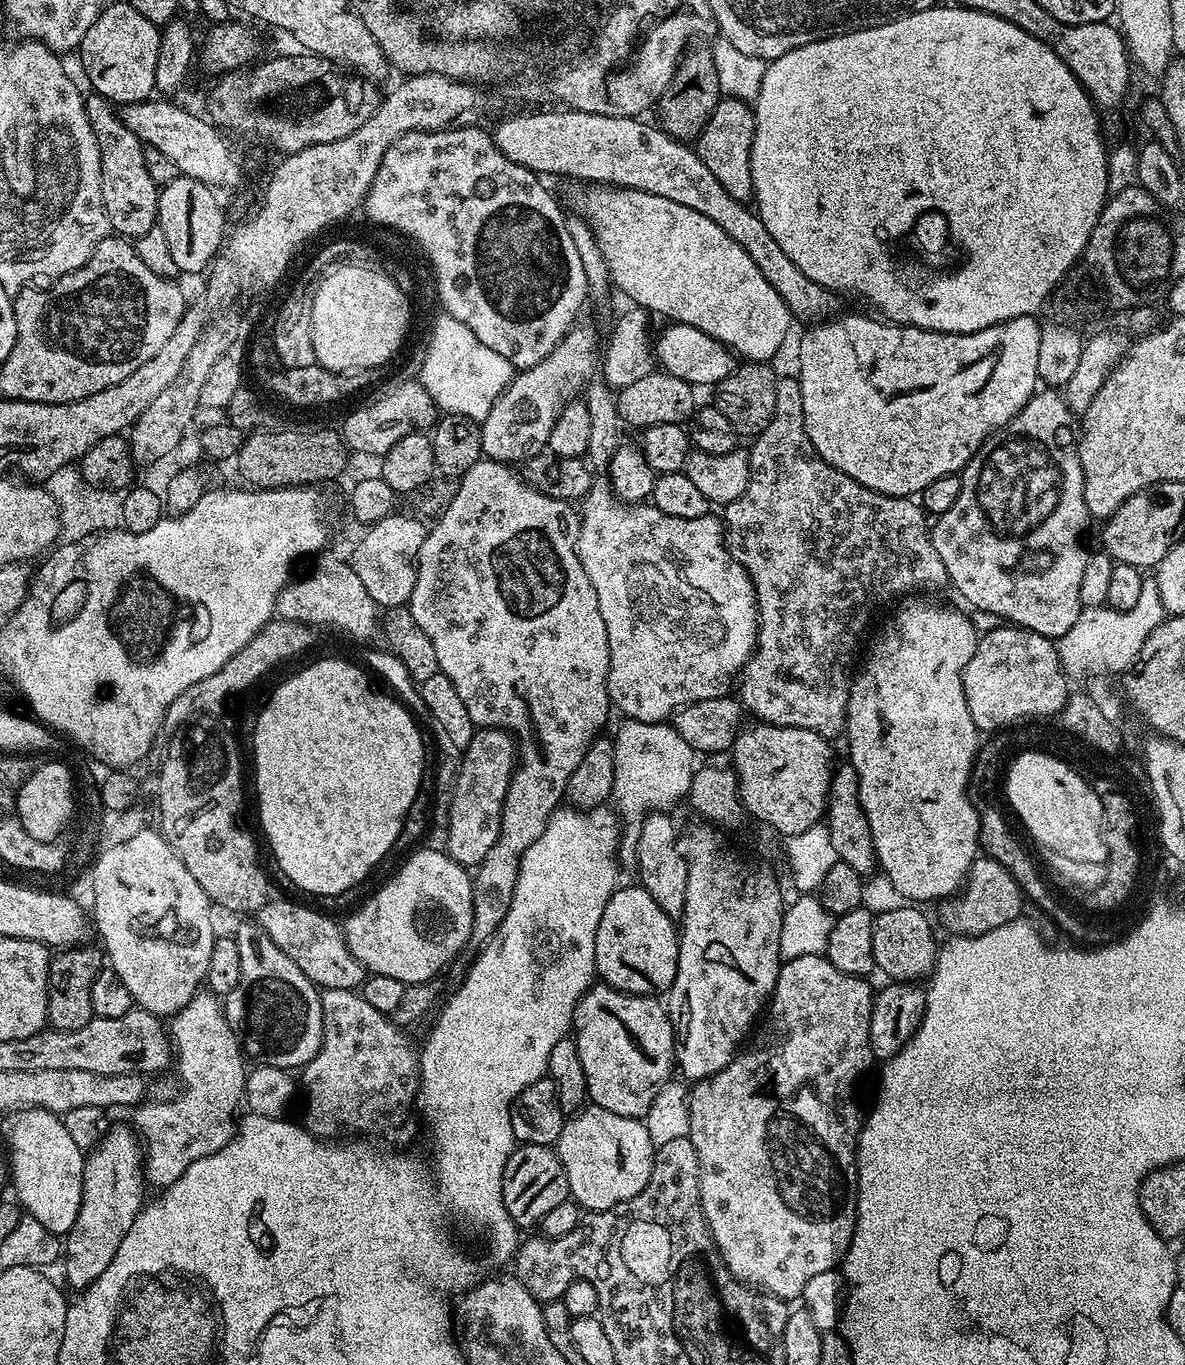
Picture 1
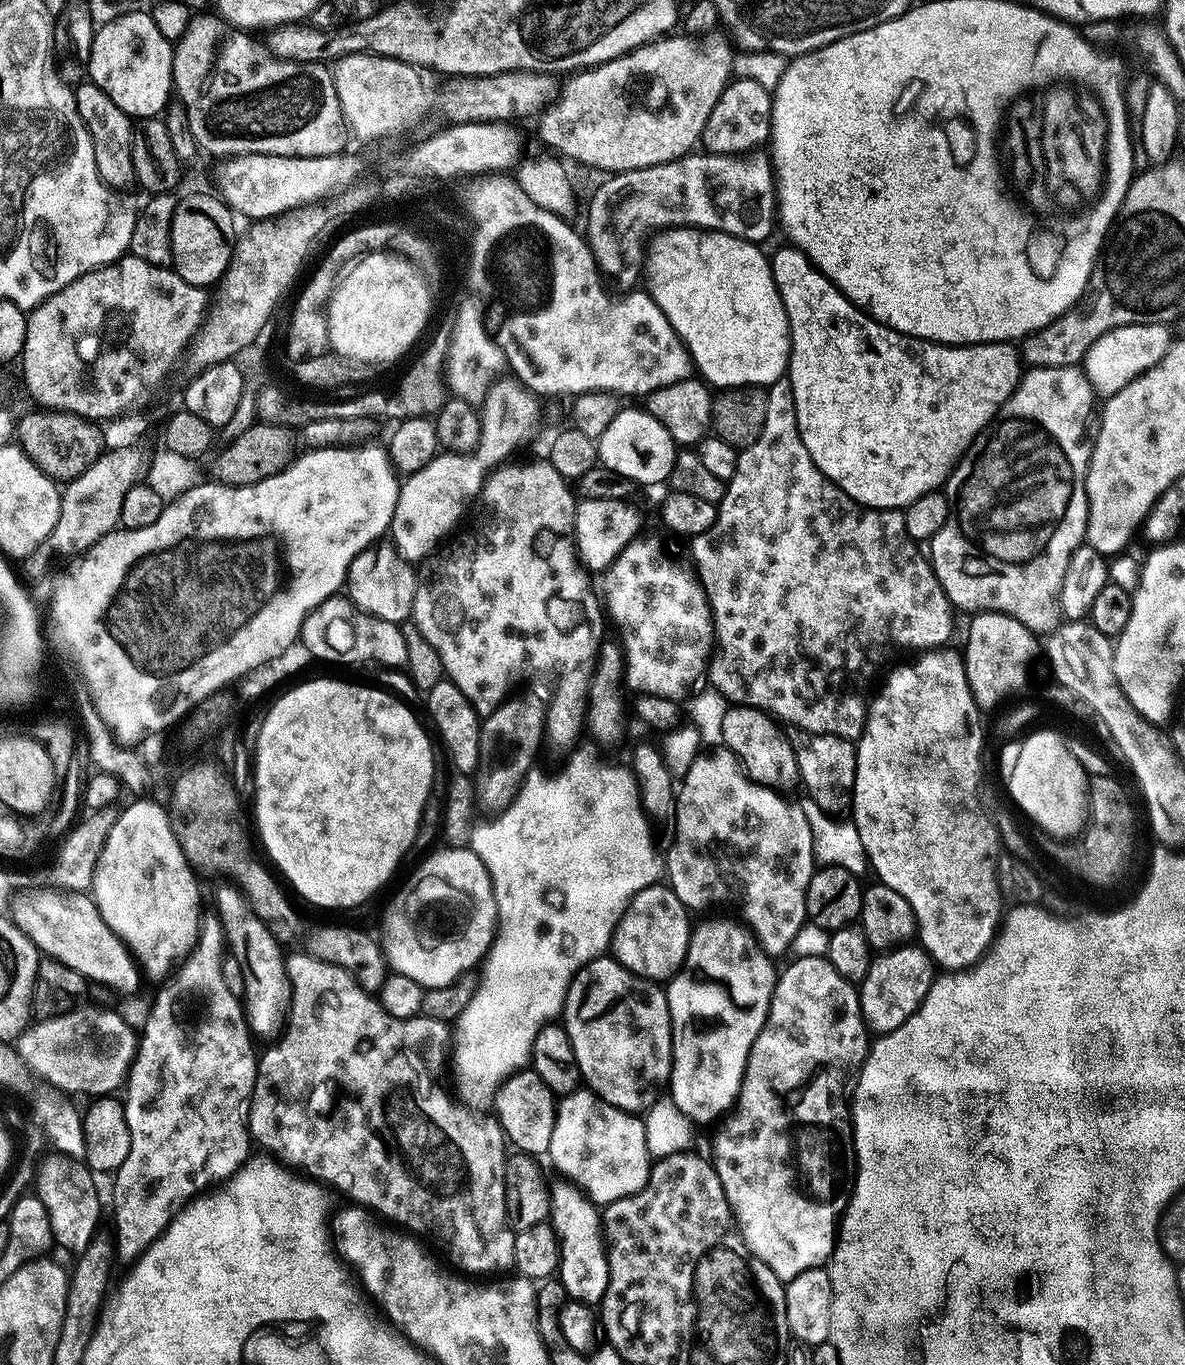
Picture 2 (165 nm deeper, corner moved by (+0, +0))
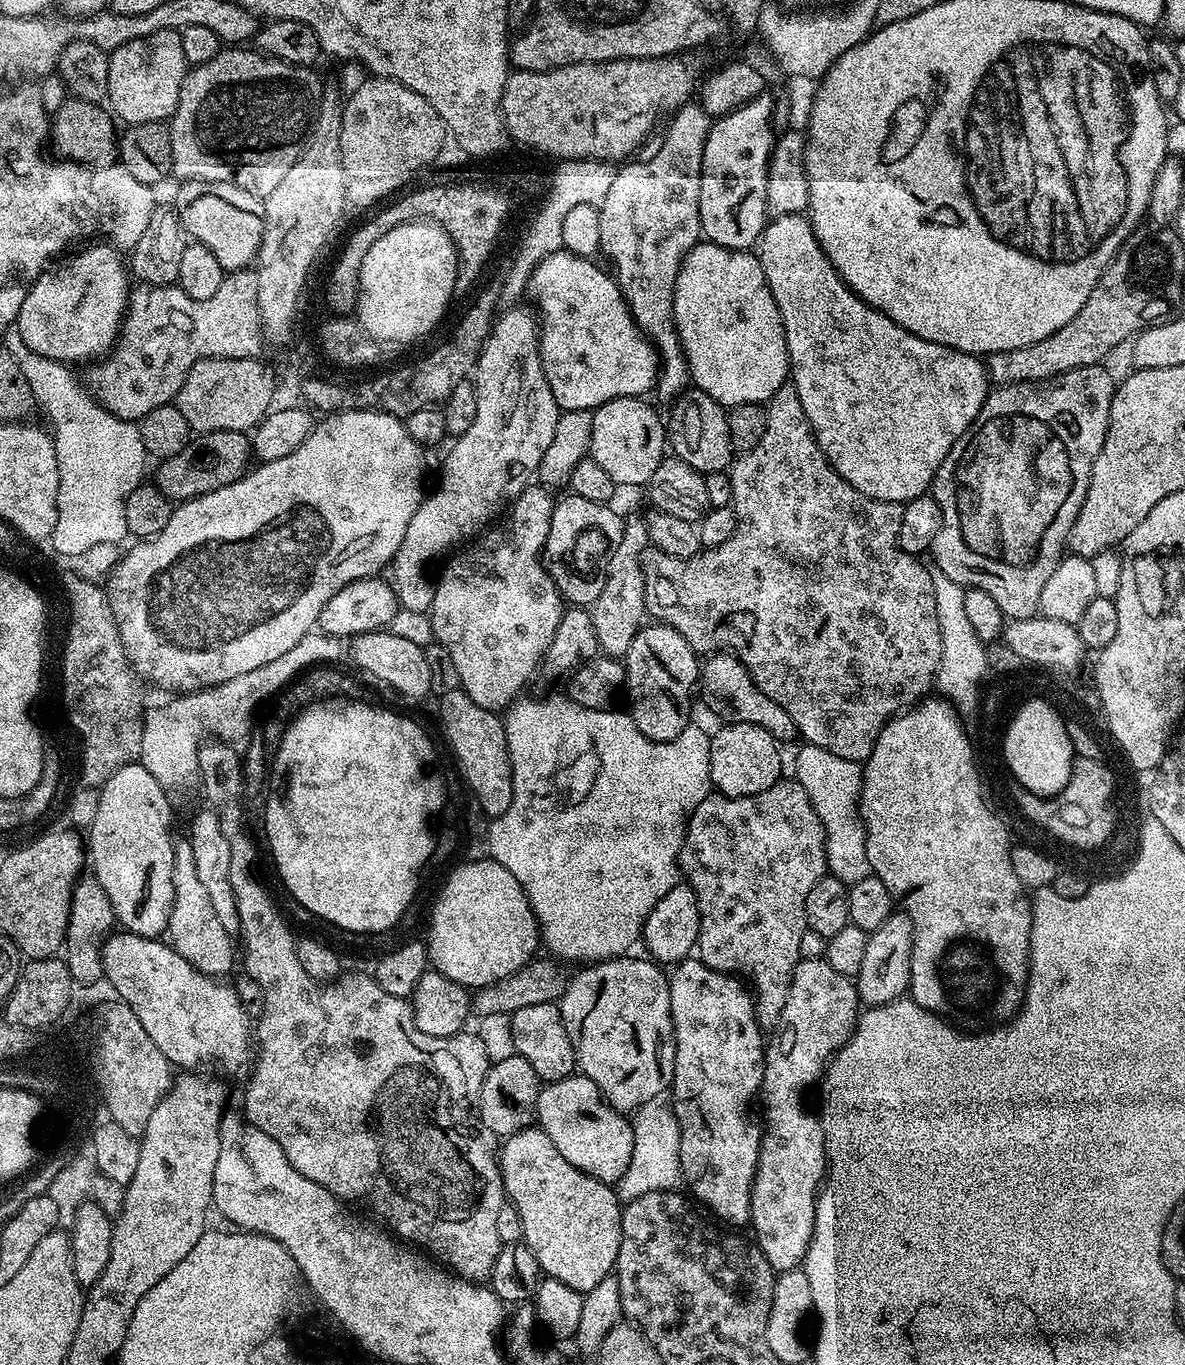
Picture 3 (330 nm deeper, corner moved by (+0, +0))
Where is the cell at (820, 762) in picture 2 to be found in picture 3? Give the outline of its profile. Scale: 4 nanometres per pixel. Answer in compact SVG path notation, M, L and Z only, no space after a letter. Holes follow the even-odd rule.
M727 650L711 653L703 661L702 667L698 673L698 696L704 699L704 704L720 719L724 724L753 724L762 726L771 736L775 736L777 741L797 739L796 723L794 718L778 702L774 702L765 692L760 689L760 685L753 681L752 675L748 673L744 663L738 657L732 655Z

